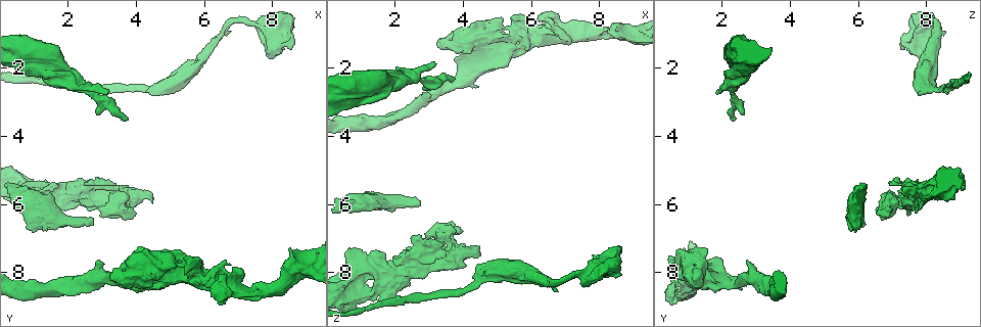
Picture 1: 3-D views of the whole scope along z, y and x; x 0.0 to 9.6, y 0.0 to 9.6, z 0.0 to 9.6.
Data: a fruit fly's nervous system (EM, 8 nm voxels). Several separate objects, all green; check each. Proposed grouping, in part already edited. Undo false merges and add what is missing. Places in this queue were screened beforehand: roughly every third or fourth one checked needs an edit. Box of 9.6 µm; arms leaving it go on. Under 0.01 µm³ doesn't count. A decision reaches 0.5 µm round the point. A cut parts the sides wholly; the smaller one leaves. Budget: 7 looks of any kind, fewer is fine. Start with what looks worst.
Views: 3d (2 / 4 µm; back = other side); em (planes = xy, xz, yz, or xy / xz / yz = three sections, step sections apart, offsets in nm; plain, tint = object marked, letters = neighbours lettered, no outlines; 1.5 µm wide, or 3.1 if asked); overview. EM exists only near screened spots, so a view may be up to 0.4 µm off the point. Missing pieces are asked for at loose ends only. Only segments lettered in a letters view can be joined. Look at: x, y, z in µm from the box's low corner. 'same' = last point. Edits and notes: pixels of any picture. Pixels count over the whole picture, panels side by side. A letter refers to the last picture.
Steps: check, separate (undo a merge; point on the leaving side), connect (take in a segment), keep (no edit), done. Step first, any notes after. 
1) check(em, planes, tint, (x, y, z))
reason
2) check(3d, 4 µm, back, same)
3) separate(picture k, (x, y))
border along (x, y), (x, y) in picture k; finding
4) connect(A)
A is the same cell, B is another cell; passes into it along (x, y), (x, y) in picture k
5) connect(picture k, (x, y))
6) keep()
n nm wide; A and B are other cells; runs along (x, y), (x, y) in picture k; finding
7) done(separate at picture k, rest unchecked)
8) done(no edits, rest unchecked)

check(3d, 4 µm, (2.75, 6.60, 5.95))
an open end

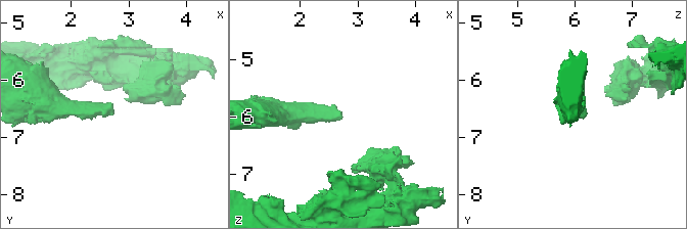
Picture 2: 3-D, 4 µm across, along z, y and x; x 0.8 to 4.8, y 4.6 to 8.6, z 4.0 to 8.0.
check(em, yz, step 4, tint, (2.70, 6.65, 5.95))
now the EM

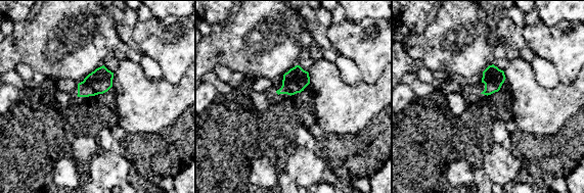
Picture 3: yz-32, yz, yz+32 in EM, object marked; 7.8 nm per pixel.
check(em, planes, letters, same)
another direction

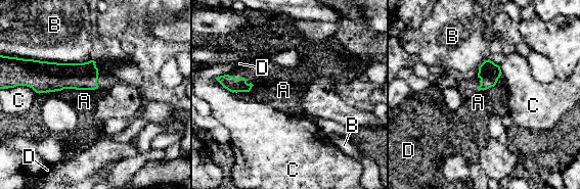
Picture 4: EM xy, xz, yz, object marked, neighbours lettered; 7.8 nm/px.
connect(A)
B touches over 480 nm; A is the same cell, B, C and D are other cells; the neuron continues

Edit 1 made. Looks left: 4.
check(em, xz, step 4, letters, (3.80, 3.45, 2.25))
an open end

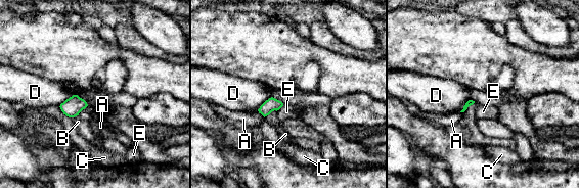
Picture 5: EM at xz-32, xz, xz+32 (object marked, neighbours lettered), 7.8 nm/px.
check(em, planes, letters, same)

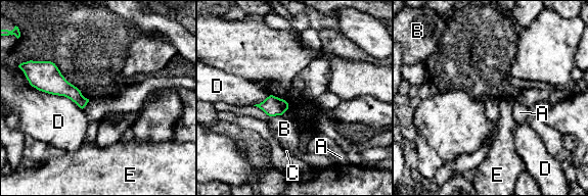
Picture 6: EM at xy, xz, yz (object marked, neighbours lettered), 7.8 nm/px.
keep()
A, B, C, D and E are other cells; border along (287, 108), (281, 114) in picture 6; no lettered segment goes on from it

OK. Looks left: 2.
check(em, xz, step 8, letters, (2.85, 7.70, 2.75))
branch stops here

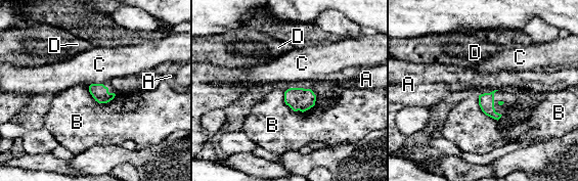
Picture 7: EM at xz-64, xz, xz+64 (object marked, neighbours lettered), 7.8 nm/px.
check(em, yz, step 8, letters, same)

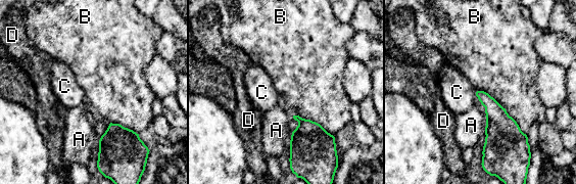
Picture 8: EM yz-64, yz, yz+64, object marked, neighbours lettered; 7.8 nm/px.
keep()
B touches over 550 nm; A, B, C and D are other cells; border along (477, 90), (487, 92), (526, 135) in picture 8; none of them fits

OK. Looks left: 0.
done(connect at picture 4, rest unchecked)

